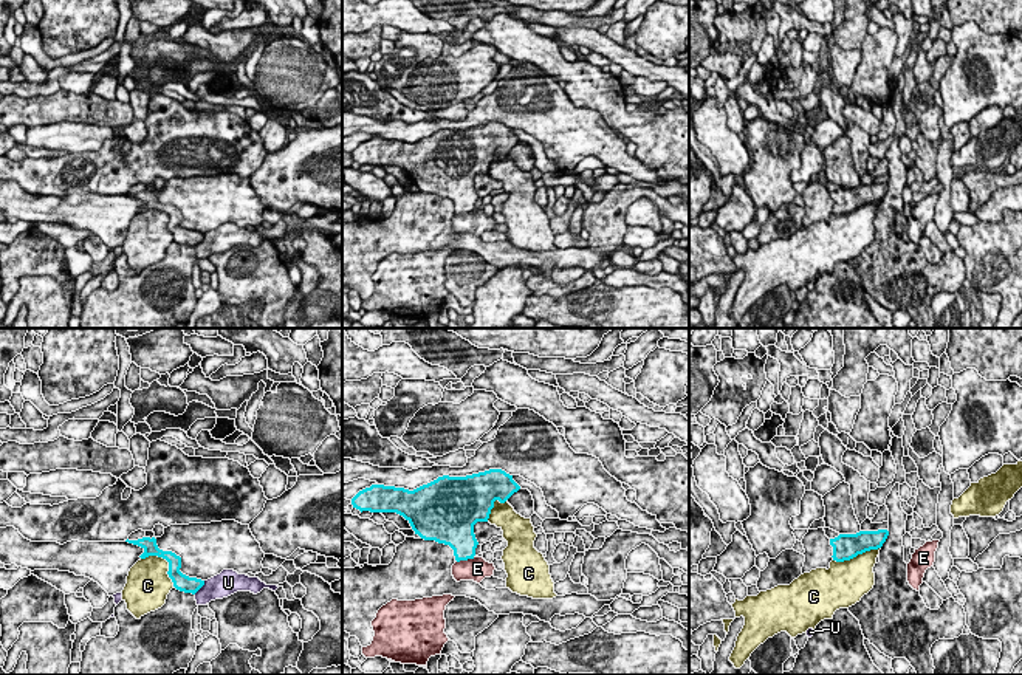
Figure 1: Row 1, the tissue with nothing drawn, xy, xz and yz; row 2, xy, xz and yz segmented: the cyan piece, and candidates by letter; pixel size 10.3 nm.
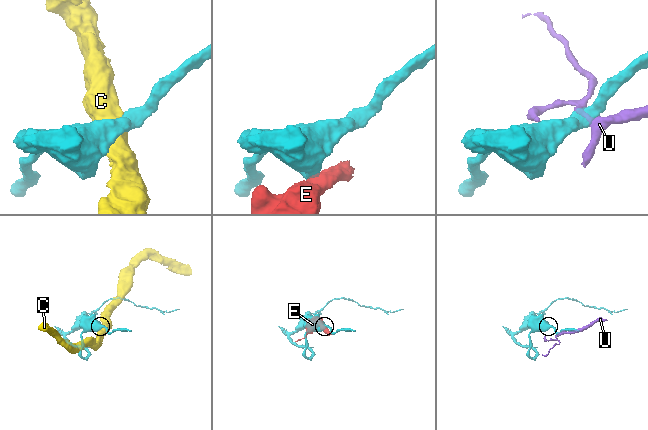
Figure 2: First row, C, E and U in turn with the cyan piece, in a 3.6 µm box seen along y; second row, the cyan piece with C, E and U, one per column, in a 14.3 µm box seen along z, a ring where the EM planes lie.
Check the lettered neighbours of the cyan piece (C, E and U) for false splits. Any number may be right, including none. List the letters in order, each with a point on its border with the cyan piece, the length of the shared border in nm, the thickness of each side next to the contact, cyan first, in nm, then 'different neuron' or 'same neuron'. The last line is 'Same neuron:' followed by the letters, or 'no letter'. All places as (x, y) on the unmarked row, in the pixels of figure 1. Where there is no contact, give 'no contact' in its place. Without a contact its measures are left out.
C: xy (168, 214) | 480 nm | 160/380 nm | different neuron
E: xz (465, 212) | 220 nm | 300/240 nm | different neuron
U: xy (200, 240) | 190 nm | 170/260 nm | different neuron
Same neuron: no letter

